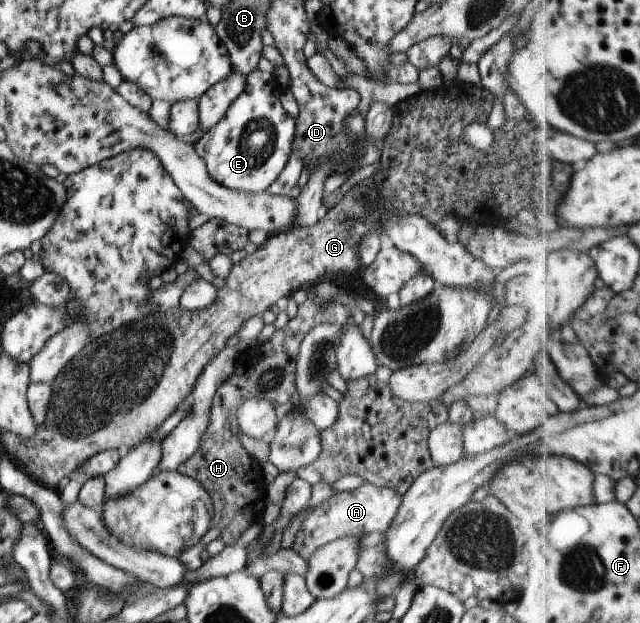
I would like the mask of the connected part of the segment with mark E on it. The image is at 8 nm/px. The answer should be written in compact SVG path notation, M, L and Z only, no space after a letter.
M256 68L247 75L245 91L231 103L225 116L207 130L202 139L194 146L196 153L203 159L209 176L225 188L241 192L263 192L273 184L278 174L283 171L292 151L294 136L296 135L296 119L287 115L281 104L281 95L286 88L282 87L274 73L260 71Z

